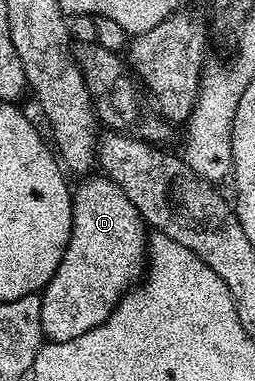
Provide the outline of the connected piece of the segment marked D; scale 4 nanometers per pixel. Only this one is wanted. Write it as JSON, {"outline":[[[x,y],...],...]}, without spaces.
{"outline":[[[90,174],[79,188],[72,192],[70,205],[72,206],[72,222],[70,223],[70,237],[66,243],[64,254],[60,258],[58,268],[52,278],[46,283],[40,295],[40,331],[47,341],[59,344],[68,342],[72,338],[80,338],[88,330],[100,326],[110,317],[110,312],[118,303],[123,292],[127,291],[131,283],[130,275],[138,264],[138,259],[143,259],[144,249],[148,244],[148,228],[136,206],[105,174]]]}

